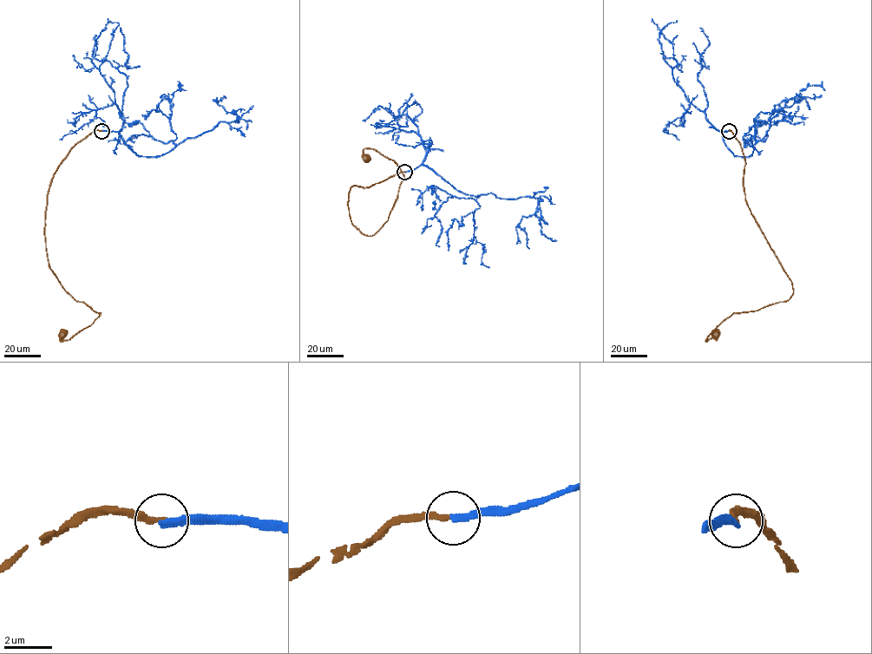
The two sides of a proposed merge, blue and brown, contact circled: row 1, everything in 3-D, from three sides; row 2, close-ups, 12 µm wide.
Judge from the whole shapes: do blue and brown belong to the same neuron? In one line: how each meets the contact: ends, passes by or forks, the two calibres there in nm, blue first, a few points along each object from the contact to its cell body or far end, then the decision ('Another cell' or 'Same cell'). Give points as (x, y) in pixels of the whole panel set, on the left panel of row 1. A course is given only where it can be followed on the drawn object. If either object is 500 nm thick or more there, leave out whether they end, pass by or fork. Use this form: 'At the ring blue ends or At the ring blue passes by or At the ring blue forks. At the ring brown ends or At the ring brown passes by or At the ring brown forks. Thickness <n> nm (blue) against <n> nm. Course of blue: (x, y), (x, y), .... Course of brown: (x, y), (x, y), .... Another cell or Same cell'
At the ring blue ends. At the ring brown ends. Thickness 240 nm (blue) against 200 nm. Course of blue: (101, 131), (117, 131), (138, 155), (157, 157), (221, 121), (236, 120), (234, 112), (215, 102), (226, 98). Course of brown: (101, 131), (72, 147), (48, 193), (49, 266), (75, 300), (101, 313), (68, 339), (60, 341), (63, 335). Another cell

